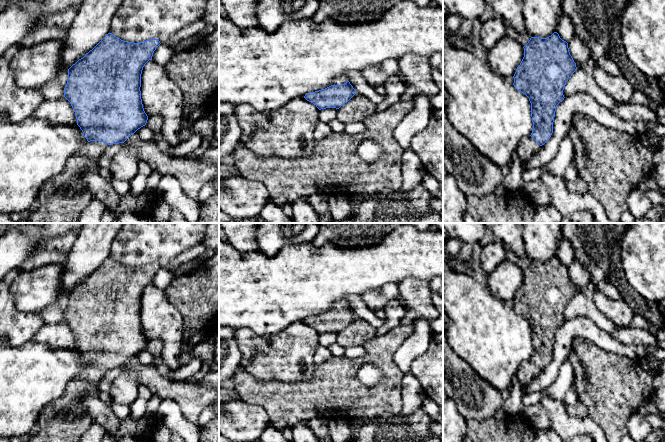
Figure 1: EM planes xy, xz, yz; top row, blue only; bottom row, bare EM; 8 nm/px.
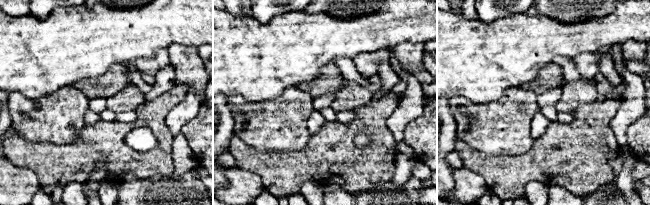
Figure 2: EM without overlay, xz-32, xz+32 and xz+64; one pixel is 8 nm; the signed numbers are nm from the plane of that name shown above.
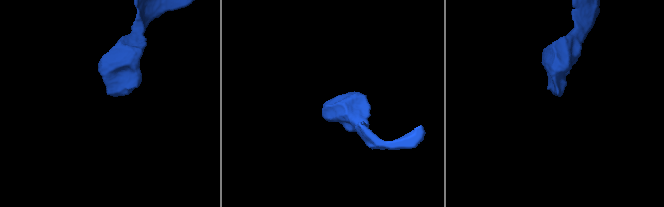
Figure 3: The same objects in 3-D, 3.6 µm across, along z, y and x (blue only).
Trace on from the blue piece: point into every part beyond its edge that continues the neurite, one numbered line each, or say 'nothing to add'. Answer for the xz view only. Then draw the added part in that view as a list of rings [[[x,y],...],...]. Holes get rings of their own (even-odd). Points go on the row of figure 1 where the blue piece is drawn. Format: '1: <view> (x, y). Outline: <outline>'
1: xz (341, 79). Outline: [[[340,75],[333,80],[332,85],[342,85],[346,82],[347,78],[345,77],[345,75]]]

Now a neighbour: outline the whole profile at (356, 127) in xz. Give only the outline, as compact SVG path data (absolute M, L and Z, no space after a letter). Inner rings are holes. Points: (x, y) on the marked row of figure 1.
M353 122L345 124L344 132L349 134L357 134L365 131L363 122Z

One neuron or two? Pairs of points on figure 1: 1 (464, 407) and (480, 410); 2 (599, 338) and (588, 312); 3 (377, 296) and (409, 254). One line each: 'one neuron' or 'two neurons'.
1: one neuron
2: two neurons
3: two neurons

